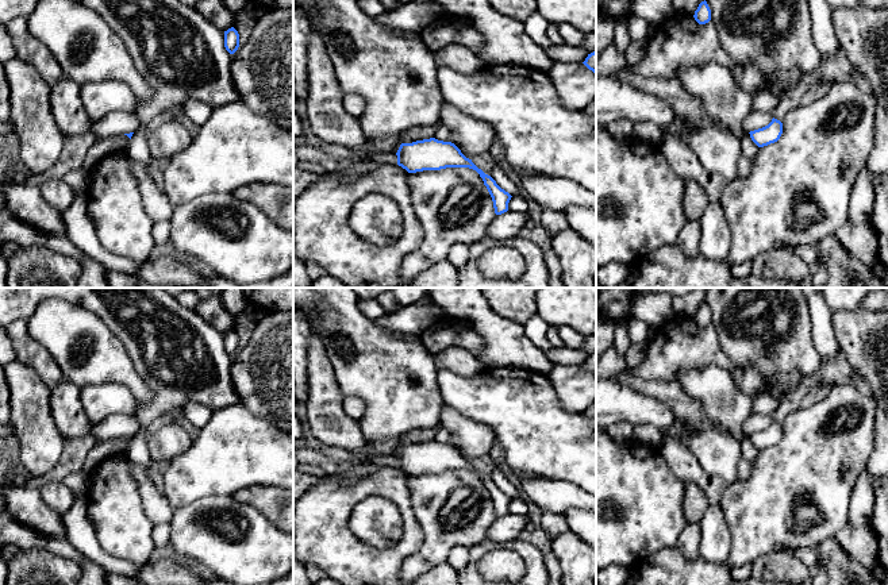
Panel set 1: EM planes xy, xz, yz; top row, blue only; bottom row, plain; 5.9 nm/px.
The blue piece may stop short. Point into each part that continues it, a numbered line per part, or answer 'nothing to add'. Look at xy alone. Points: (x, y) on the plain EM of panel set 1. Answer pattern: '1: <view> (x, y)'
nothing to add

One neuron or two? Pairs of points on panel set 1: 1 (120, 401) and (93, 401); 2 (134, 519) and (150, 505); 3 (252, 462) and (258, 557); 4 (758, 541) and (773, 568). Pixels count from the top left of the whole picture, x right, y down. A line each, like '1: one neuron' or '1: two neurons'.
1: one neuron
2: two neurons
3: two neurons
4: two neurons

